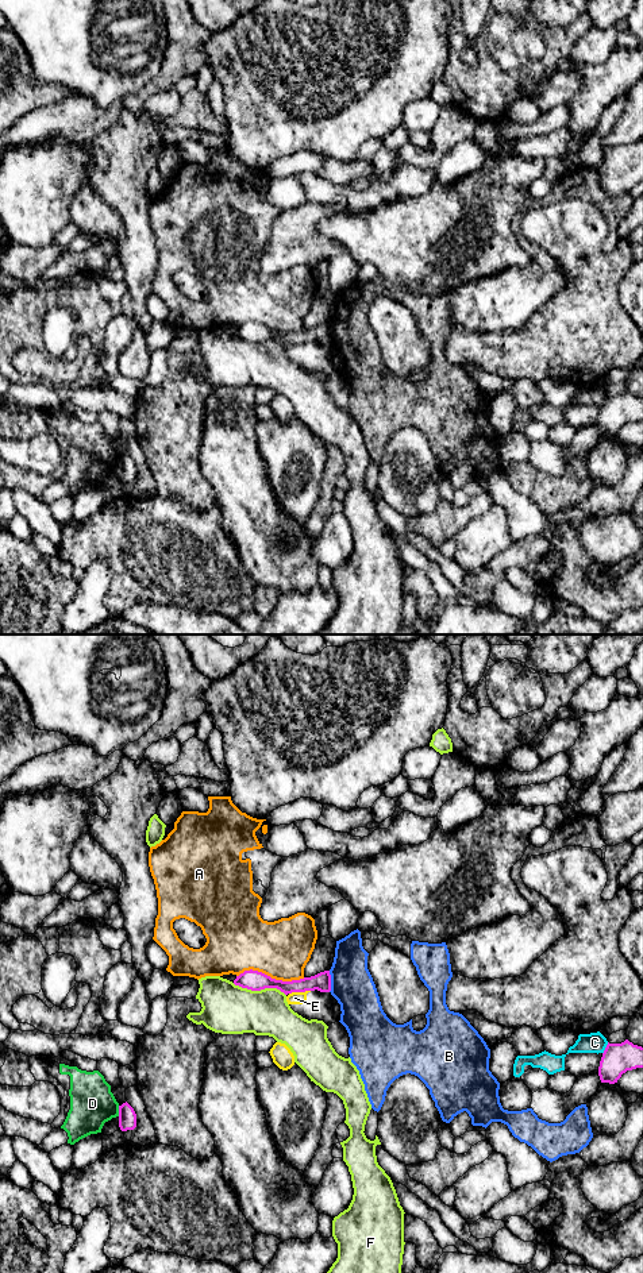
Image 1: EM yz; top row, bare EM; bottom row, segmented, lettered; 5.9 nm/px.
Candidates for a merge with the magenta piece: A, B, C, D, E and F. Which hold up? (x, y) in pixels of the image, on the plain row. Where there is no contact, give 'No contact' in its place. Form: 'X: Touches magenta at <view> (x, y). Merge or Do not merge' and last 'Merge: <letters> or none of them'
A: Touches magenta at yz (269, 328). Do not merge
B: Touches magenta at yz (330, 334). Do not merge
C: Touches magenta at yz (605, 400). Do not merge
D: Touches magenta at yz (119, 463). Do not merge
E: Touches magenta at yz (299, 343). Do not merge
F: Touches magenta at yz (260, 342). Do not merge
Merge: none of them

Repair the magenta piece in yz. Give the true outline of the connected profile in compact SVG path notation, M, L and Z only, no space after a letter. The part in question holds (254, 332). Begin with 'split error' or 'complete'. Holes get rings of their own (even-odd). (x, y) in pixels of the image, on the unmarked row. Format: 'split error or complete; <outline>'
complete; M250 321L236 328L234 336L251 343L277 340L285 347L292 344L305 344L305 343L315 343L315 342L320 344L330 344L331 327L330 323L324 323L311 329L304 329L292 333L282 333L282 332L272 331L270 328L262 324Z

